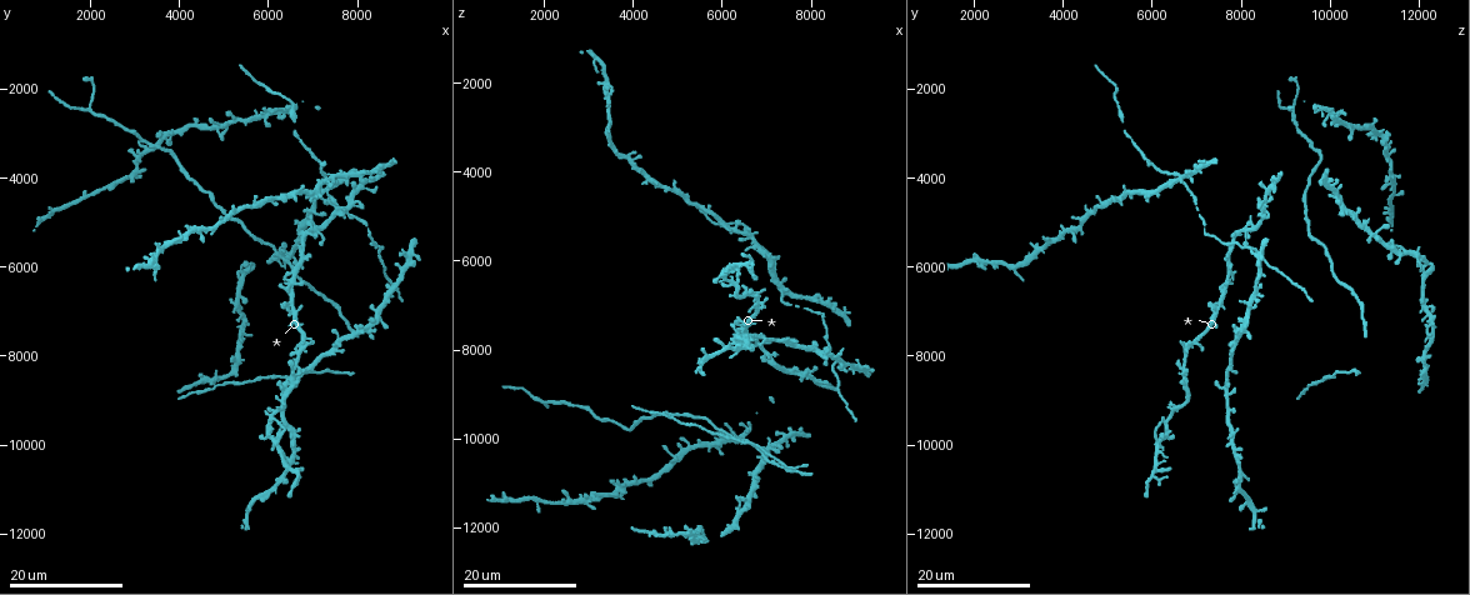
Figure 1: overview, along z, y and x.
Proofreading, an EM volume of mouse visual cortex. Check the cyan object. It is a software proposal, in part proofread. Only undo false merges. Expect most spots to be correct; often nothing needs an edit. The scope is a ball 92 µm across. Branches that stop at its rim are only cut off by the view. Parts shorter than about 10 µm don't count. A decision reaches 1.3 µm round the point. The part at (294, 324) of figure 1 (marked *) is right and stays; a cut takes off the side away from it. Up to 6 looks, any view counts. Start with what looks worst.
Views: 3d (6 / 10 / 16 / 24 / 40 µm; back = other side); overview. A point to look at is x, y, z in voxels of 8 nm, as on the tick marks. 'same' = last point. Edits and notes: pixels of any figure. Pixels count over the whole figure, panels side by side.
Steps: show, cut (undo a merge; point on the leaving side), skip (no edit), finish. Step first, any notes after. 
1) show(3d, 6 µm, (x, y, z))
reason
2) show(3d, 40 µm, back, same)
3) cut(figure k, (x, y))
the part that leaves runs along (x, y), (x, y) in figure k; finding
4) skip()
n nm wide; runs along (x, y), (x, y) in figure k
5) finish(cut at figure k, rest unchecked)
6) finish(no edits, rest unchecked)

show(3d, 16 µm, (6800, 5350, 10950))
four-way junction

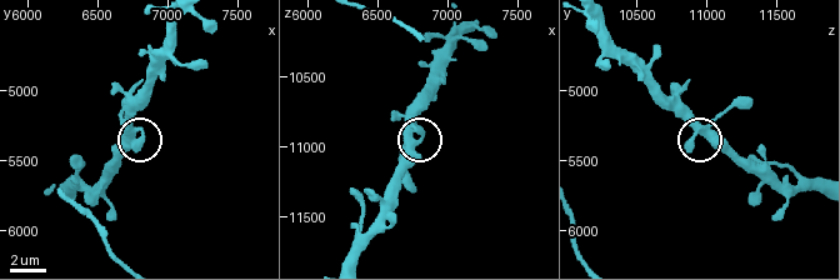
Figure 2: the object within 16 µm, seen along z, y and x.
show(3d, 10 µm, (6780, 5300, 10960))

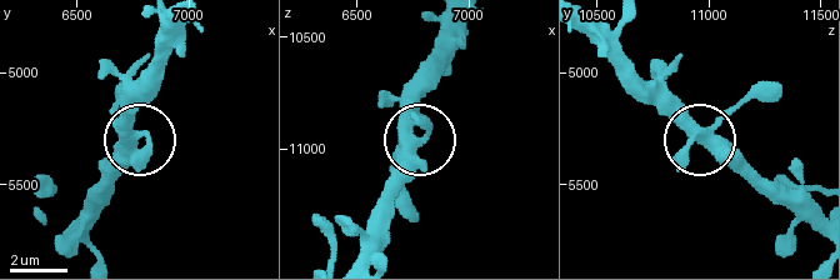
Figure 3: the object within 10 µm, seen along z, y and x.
show(3d, 6 µm, (6800, 5270, 10960))

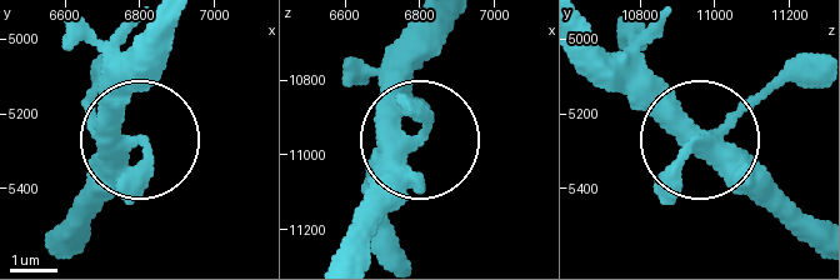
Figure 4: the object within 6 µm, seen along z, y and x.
skip()
side arm 51 µm; one neuron here

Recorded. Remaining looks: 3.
show(3d, 16 µm, (7350, 4000, 6550))

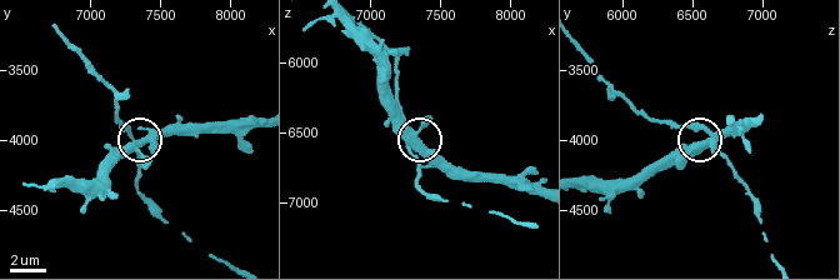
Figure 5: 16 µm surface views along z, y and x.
show(3d, 10 µm, (7360, 4020, 6580))
closer look

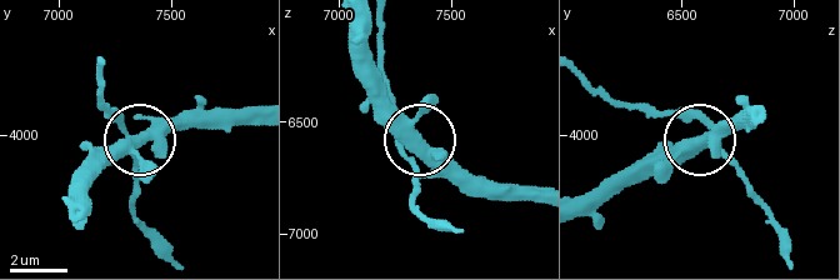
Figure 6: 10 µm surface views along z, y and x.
skip()
side arm 15 µm; continuous, no second neuron

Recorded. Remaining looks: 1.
finish(no edits, rest unchecked)

